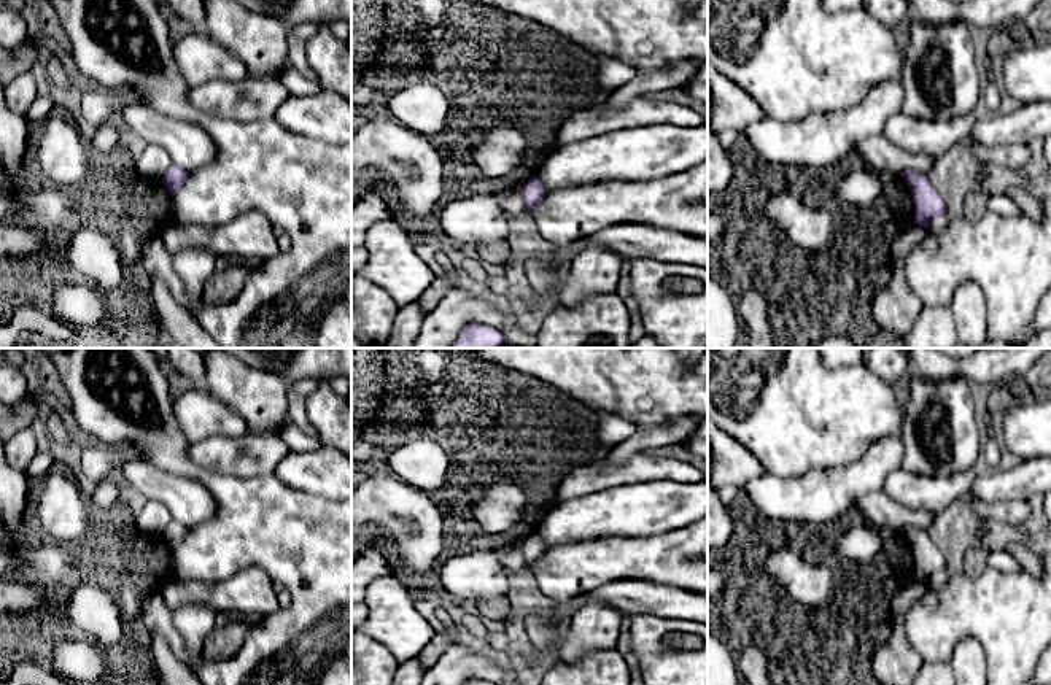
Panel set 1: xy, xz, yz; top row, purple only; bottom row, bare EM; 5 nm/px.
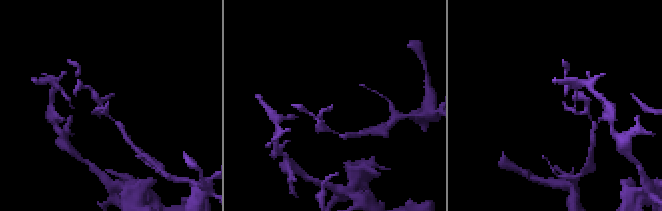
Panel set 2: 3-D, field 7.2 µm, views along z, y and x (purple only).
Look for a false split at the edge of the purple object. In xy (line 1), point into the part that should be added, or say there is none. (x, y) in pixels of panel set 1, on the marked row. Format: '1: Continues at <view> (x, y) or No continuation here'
1: No continuation here

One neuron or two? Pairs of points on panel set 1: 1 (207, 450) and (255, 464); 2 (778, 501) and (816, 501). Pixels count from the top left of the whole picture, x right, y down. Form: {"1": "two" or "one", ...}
{"1": "one", "2": "one"}

